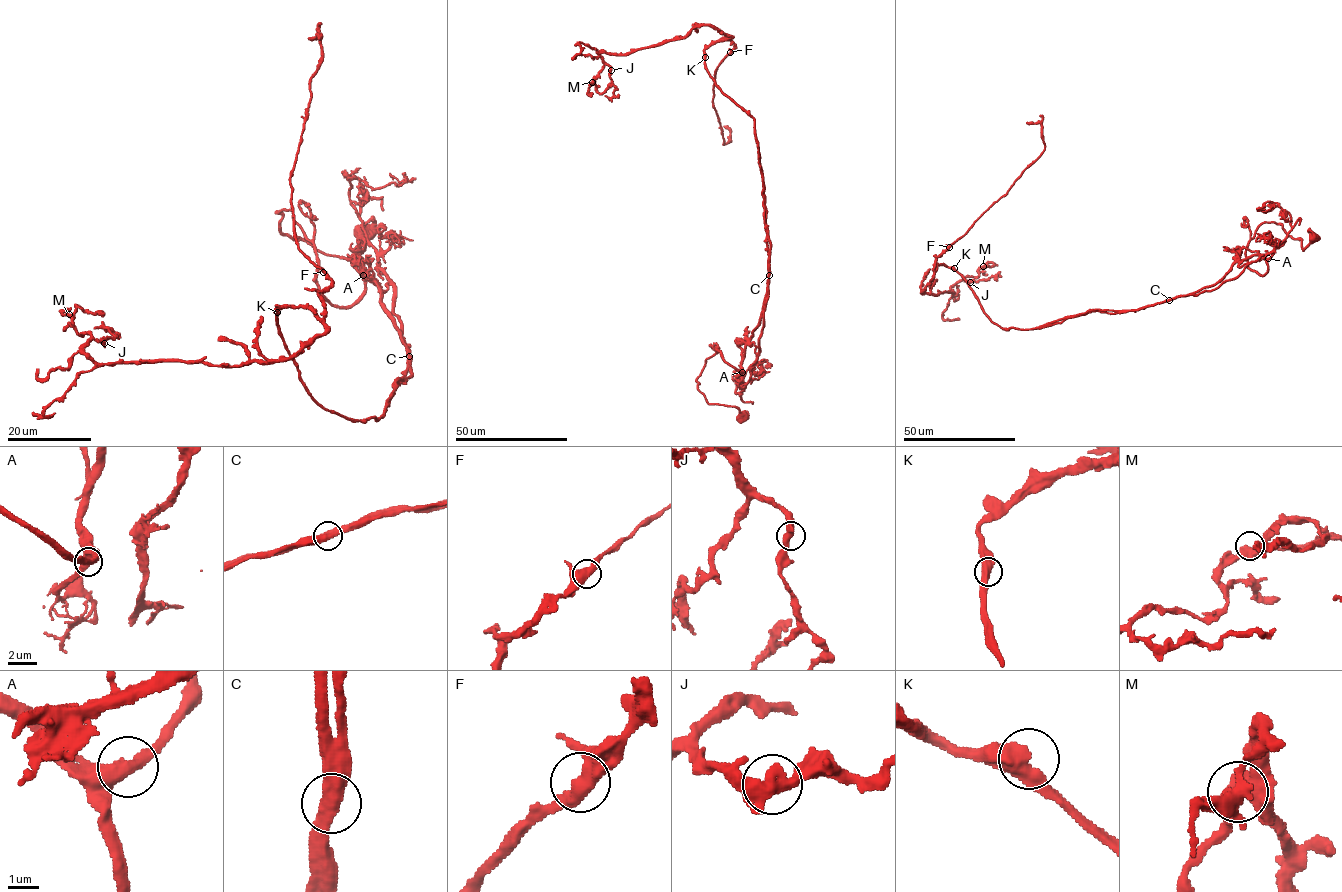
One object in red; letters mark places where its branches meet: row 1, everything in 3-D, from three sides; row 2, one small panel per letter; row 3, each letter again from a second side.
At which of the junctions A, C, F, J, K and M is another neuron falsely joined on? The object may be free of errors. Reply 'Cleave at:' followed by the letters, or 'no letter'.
Cleave at: C

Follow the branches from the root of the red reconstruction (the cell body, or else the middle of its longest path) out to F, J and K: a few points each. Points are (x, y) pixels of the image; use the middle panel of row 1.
F: (741, 416), (696, 379), (718, 348), (743, 371), (767, 292), (753, 118), (705, 64), (730, 37), (730, 52)
J: (741, 416), (696, 379), (718, 348), (743, 371), (767, 292), (753, 118), (705, 64), (731, 36), (611, 70)
K: (741, 416), (709, 404), (696, 378), (718, 348), (743, 371), (767, 292), (763, 180), (753, 118), (705, 57)

